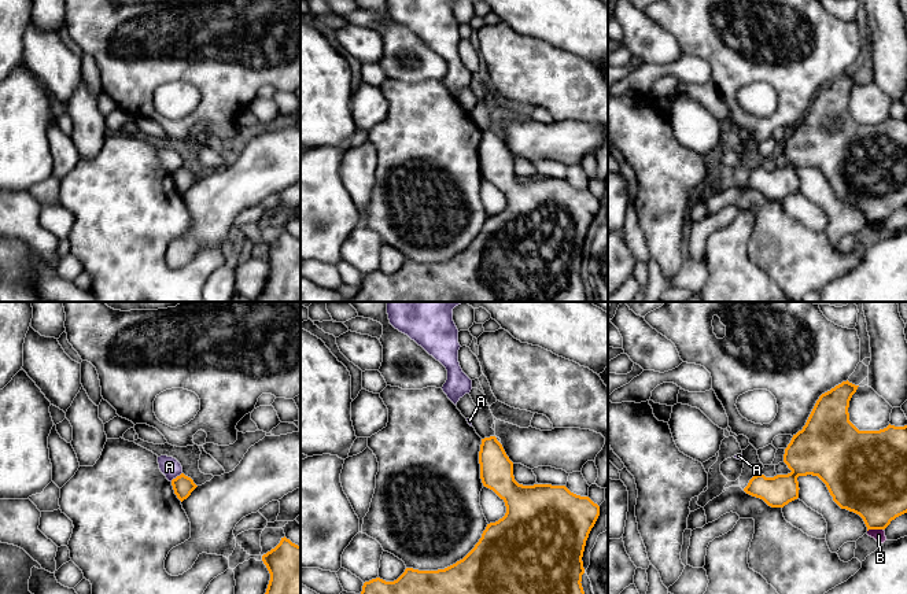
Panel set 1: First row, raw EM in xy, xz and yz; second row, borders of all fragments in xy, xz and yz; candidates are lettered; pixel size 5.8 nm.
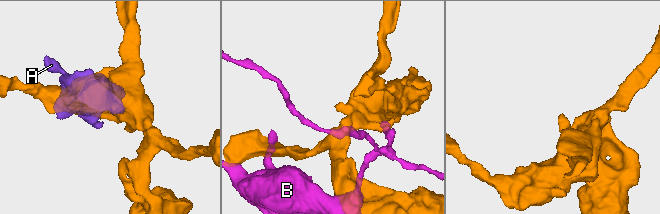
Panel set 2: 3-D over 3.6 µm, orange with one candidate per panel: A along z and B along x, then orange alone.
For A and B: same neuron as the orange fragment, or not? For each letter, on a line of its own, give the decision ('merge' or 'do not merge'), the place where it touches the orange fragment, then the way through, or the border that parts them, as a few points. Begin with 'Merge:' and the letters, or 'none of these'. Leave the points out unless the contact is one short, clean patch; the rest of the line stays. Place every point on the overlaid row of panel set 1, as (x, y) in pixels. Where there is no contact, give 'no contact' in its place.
Merge: none of these
A: do not merge; contact xy (177, 476); border xy (181, 472), (170, 480)
B: do not merge; contact yz (874, 528)

